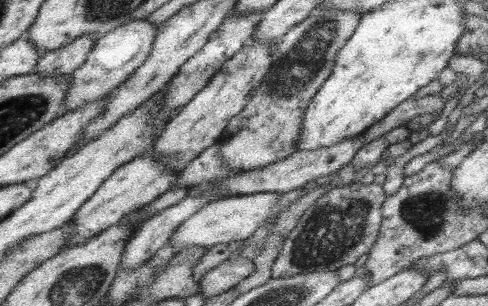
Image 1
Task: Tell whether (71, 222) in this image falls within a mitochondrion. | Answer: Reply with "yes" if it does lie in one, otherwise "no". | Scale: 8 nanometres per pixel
no

